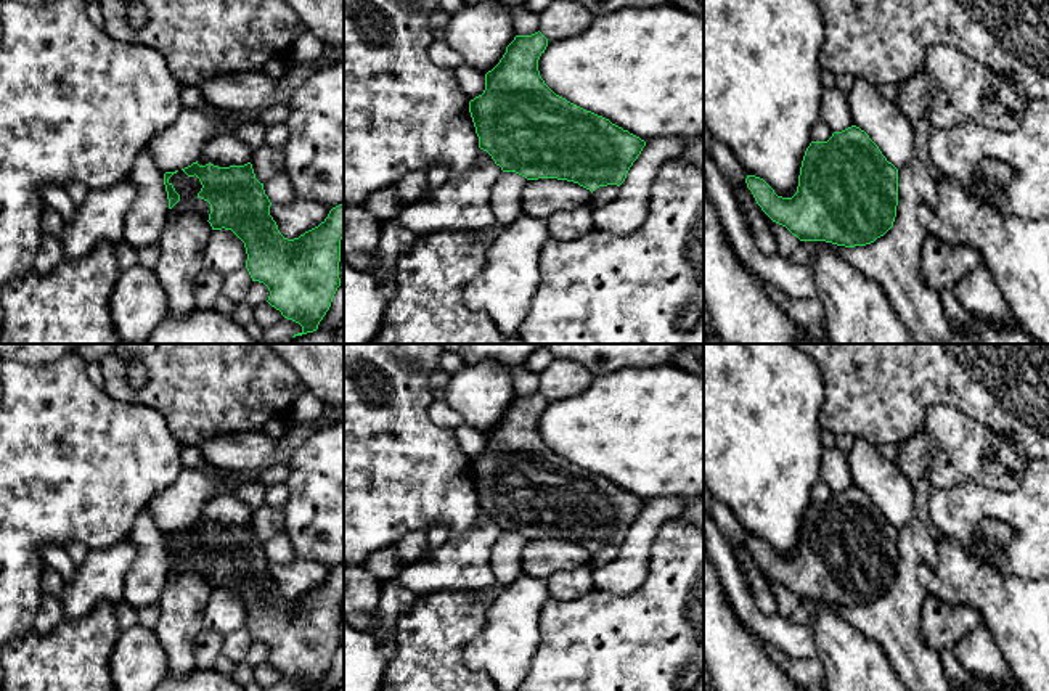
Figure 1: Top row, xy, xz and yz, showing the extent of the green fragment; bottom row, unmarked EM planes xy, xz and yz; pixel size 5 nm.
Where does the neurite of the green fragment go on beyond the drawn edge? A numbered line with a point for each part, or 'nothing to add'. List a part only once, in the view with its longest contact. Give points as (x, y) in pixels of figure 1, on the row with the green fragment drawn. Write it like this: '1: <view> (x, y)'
nothing to add

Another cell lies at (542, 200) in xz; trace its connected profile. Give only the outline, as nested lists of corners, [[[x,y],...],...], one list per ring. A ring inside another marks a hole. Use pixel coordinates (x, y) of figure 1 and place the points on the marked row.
[[[529,180],[522,193],[522,209],[529,217],[548,219],[556,212],[590,206],[591,194],[590,190],[567,180]]]

